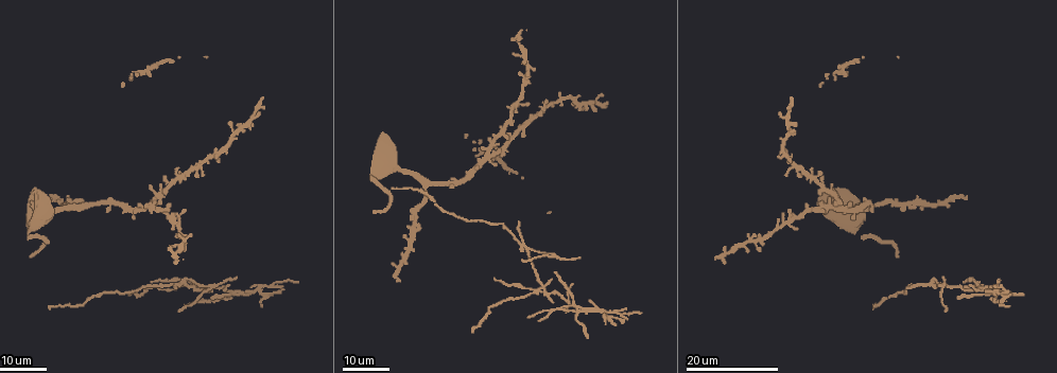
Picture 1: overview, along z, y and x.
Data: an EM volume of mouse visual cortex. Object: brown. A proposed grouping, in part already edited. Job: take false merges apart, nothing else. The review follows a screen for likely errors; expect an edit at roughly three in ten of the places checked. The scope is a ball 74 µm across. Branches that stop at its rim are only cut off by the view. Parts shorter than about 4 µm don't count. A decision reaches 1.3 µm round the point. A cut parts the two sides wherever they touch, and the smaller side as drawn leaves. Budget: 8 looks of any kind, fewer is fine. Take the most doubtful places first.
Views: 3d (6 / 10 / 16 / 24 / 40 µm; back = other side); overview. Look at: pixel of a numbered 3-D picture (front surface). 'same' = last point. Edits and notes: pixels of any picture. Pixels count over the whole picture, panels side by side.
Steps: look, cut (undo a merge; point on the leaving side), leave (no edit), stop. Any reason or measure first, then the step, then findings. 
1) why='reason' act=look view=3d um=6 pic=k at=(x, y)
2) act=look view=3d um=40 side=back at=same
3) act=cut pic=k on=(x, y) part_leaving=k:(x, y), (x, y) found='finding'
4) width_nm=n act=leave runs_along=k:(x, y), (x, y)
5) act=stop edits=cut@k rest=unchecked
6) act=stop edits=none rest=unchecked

why='small branch off a trunk' act=look view=3d um=24 pic=1 at=(528, 248)

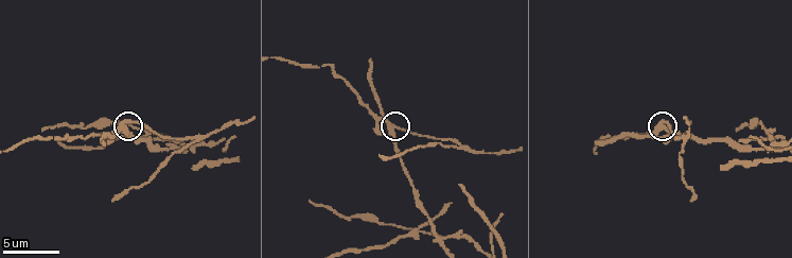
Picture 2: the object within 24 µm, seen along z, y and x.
act=look view=3d um=10 pic=2 at=(664, 127)

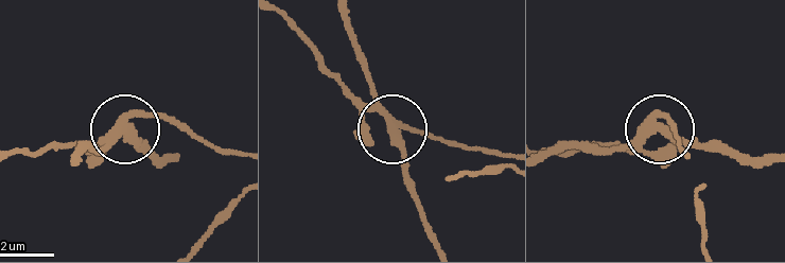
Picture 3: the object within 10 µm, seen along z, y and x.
width_nm=260 act=cut pic=3 on=(134, 144) found='a second cell is stuck on'

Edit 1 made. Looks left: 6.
why='thin arm on a thick one' act=look view=3d um=24 pic=1 at=(178, 175)

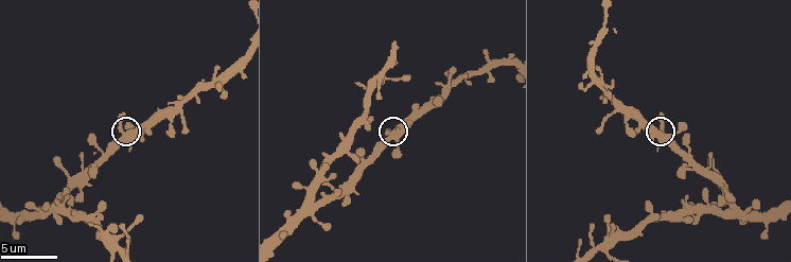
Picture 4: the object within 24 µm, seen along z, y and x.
act=look view=3d um=6 pic=4 at=(389, 133)

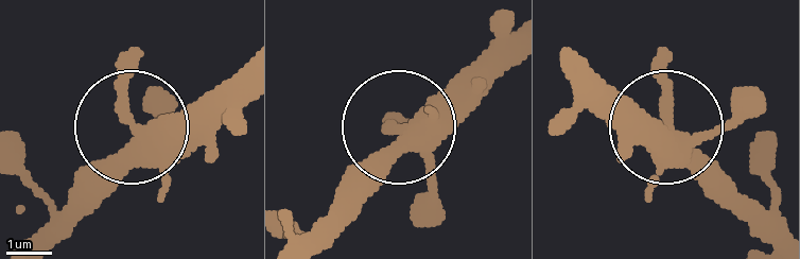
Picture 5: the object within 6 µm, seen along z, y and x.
width_nm=380 act=leave runs_along=5:(765, 232), (587, 65) found='continuous, no second cell'

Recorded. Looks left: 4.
why='thin arm on a thick one' act=look view=3d um=24 pic=1 at=(236, 134)

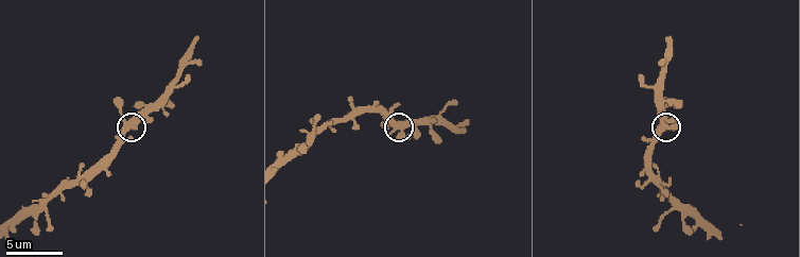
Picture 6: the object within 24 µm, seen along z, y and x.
act=look view=3d um=6 pic=6 at=(128, 124)

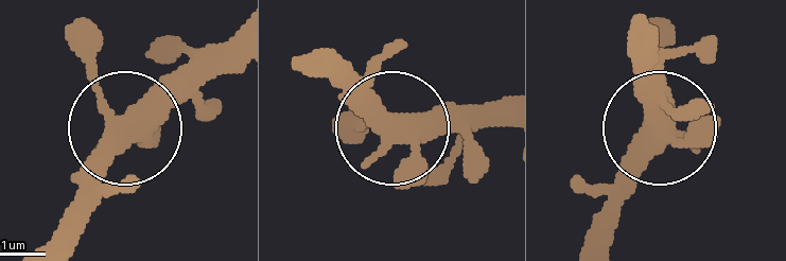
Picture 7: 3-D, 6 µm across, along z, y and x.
side_arm_um=27 act=leave runs_along=7:(51, 235), (116, 132), (89, 21) found='one cell here'

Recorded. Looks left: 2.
why='three-way junction' act=look view=3d um=6 pic=4 at=(727, 213)

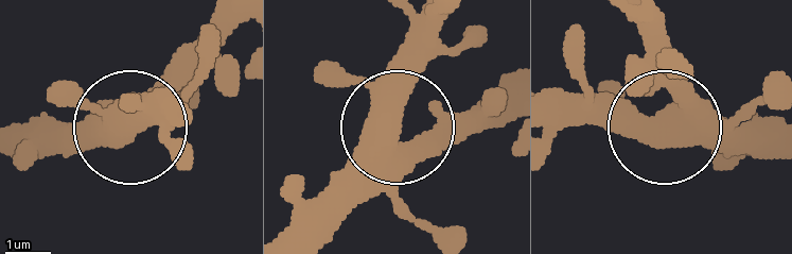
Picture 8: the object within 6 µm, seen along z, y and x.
width_nm=520 act=leave runs_along=8:(283, 237), (393, 122), (401, 66), (432, 13) found='all the same cell'

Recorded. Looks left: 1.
act=stop edits=cut@3 rest=unchecked

